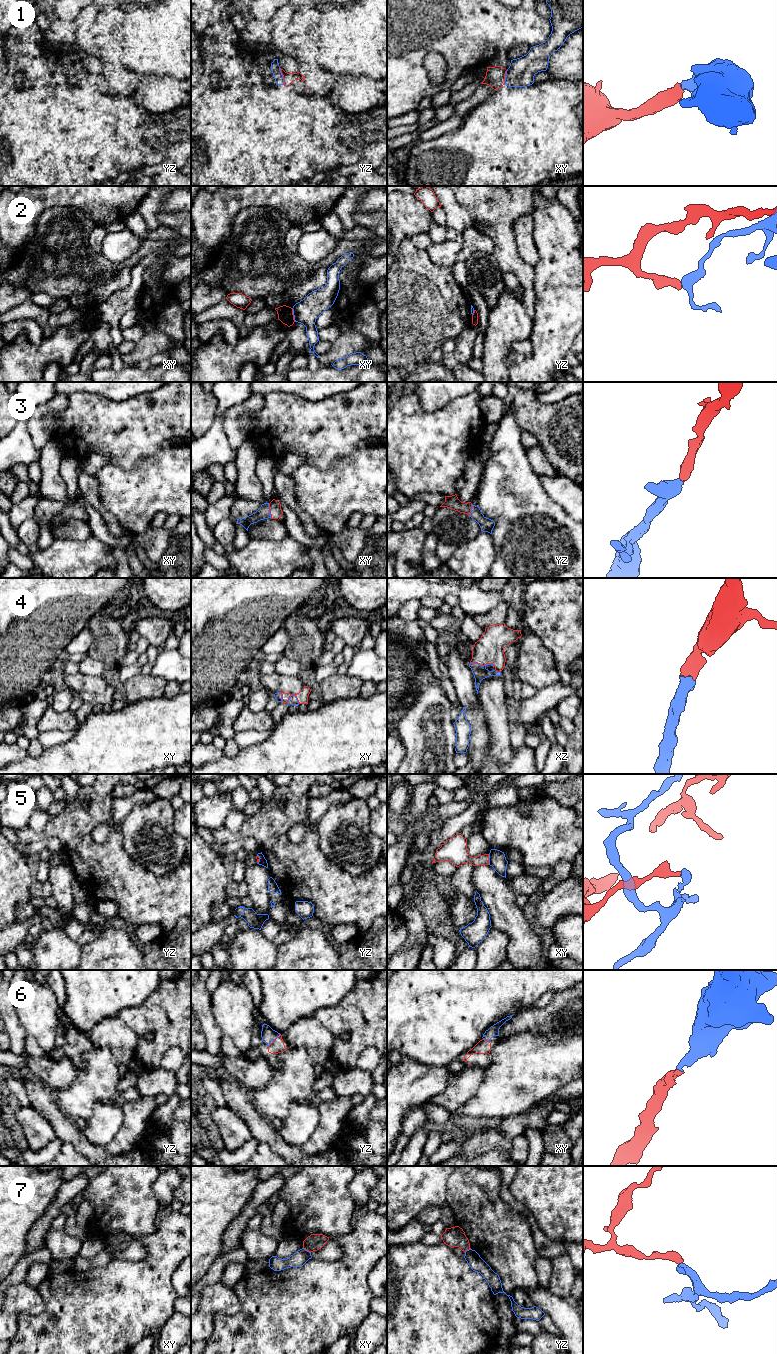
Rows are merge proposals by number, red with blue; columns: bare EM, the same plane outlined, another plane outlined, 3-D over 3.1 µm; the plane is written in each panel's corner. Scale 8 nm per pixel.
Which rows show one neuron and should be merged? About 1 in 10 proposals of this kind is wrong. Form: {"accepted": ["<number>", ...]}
{"accepted": ["1", "3", "4", "6"]}

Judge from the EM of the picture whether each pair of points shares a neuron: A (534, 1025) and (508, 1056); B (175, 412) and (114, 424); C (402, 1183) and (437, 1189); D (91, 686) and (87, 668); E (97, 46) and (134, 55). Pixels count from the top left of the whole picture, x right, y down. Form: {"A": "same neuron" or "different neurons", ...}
{"A": "different neurons", "B": "same neuron", "C": "same neuron", "D": "different neurons", "E": "same neuron"}

